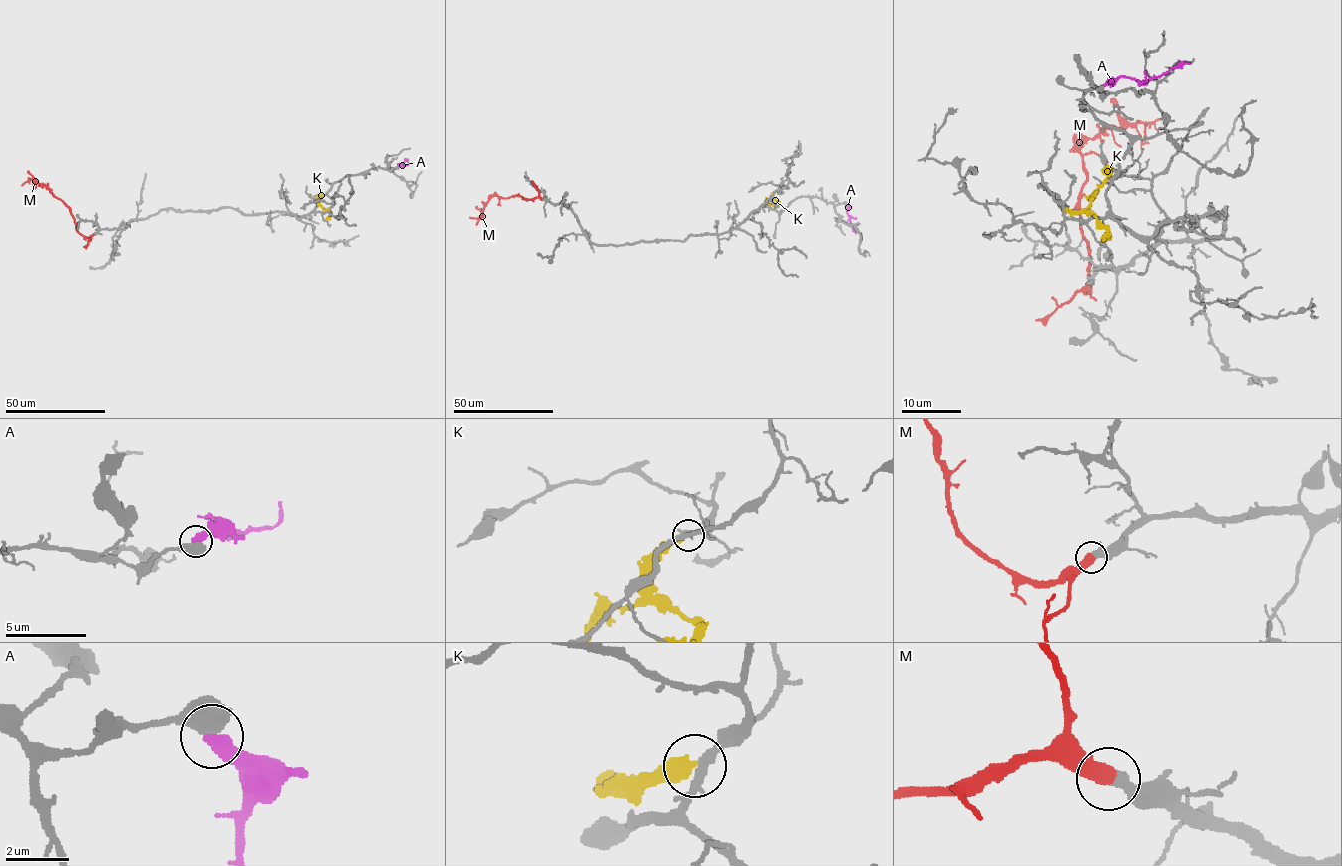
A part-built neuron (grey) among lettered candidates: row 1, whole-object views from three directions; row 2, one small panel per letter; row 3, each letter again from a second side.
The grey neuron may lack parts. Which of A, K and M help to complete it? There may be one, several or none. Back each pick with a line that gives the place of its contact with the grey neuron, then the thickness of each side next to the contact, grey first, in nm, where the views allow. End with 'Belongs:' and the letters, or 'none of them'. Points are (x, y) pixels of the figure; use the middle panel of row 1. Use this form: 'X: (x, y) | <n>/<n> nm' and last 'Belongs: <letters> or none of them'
A: (845, 204) | 480/440 nm
M: (541, 199) | 420/550 nm
Belongs: A, M

